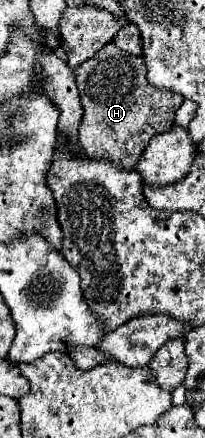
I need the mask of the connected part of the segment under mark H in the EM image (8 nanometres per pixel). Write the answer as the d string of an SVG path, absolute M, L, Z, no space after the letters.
M113 42L105 44L93 58L75 68L85 110L79 126L79 140L87 158L103 158L121 170L133 170L149 140L173 128L175 112L181 106L183 96L149 86L145 72L143 56L129 56Z

